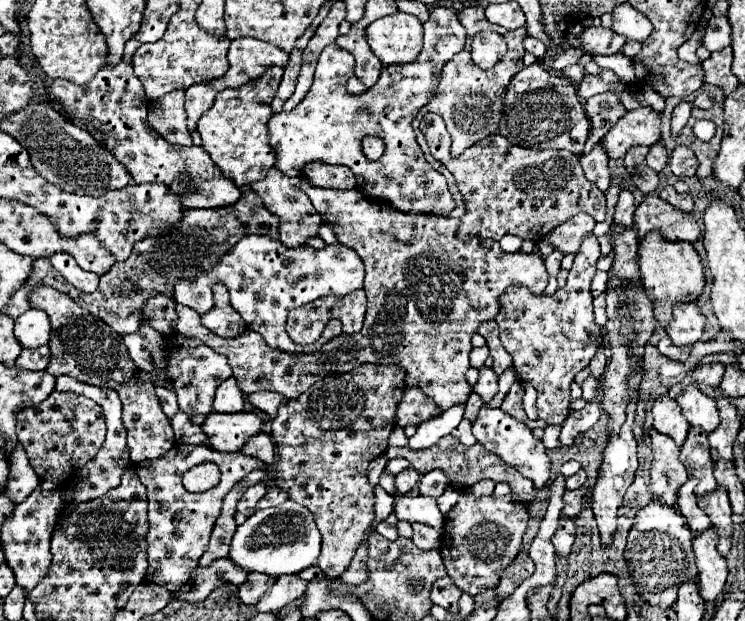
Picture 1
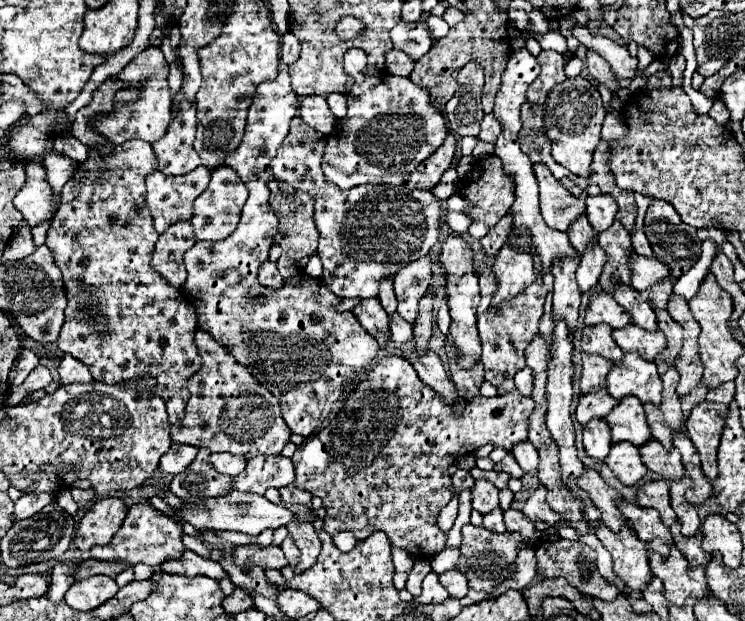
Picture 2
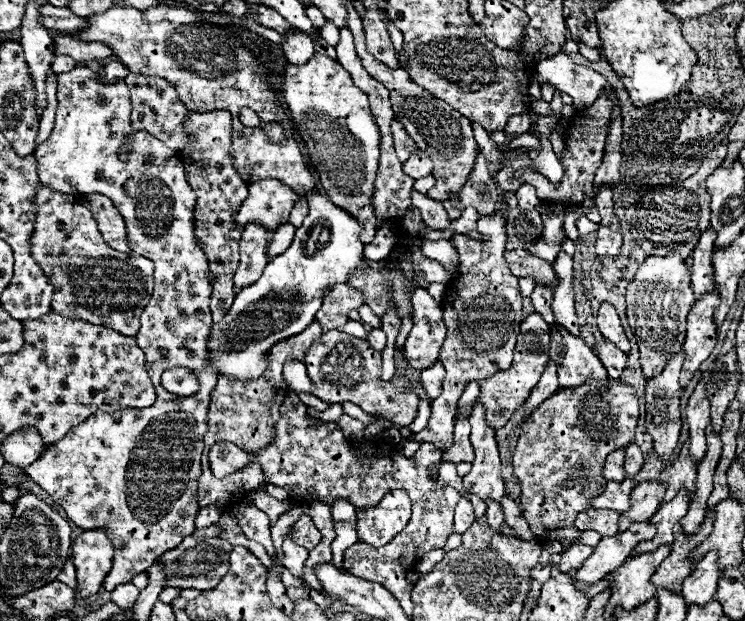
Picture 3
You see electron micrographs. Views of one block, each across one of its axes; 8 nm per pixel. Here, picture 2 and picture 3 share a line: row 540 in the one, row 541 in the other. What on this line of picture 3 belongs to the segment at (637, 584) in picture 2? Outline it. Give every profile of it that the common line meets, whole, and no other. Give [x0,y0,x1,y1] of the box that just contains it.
[576,520,656,584]

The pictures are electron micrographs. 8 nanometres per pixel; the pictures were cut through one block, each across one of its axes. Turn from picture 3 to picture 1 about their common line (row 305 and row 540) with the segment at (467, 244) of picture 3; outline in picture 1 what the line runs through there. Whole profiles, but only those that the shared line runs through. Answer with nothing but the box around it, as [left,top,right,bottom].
[442,490,528,596]

